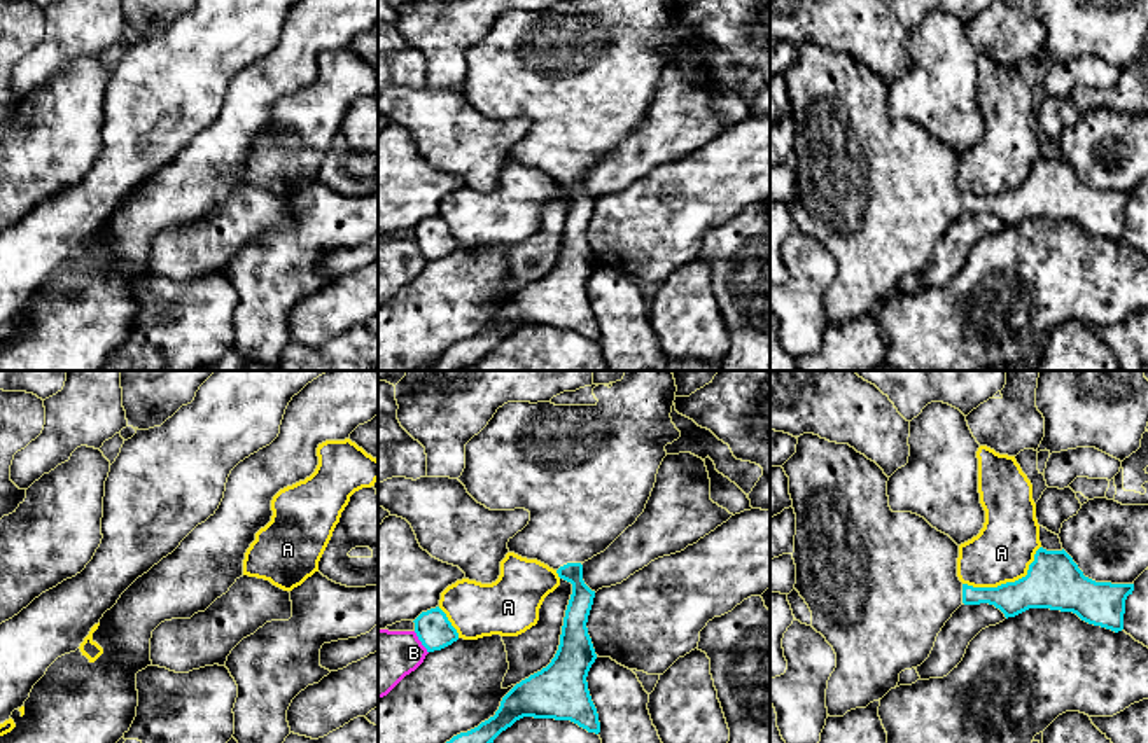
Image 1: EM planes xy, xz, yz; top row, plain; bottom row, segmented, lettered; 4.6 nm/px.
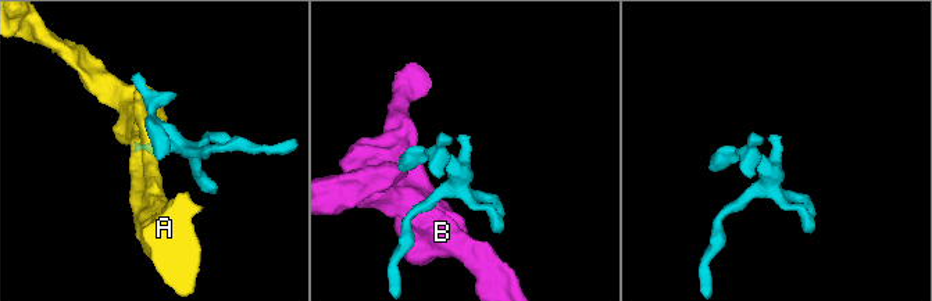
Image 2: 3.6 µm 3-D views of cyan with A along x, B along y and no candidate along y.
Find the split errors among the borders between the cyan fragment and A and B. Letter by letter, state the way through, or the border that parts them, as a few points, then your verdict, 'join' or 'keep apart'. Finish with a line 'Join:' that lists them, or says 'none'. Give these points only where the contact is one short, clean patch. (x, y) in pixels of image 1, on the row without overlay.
A: keep apart
B: along xz (413, 240), (427, 261) | keep apart
Join: none

